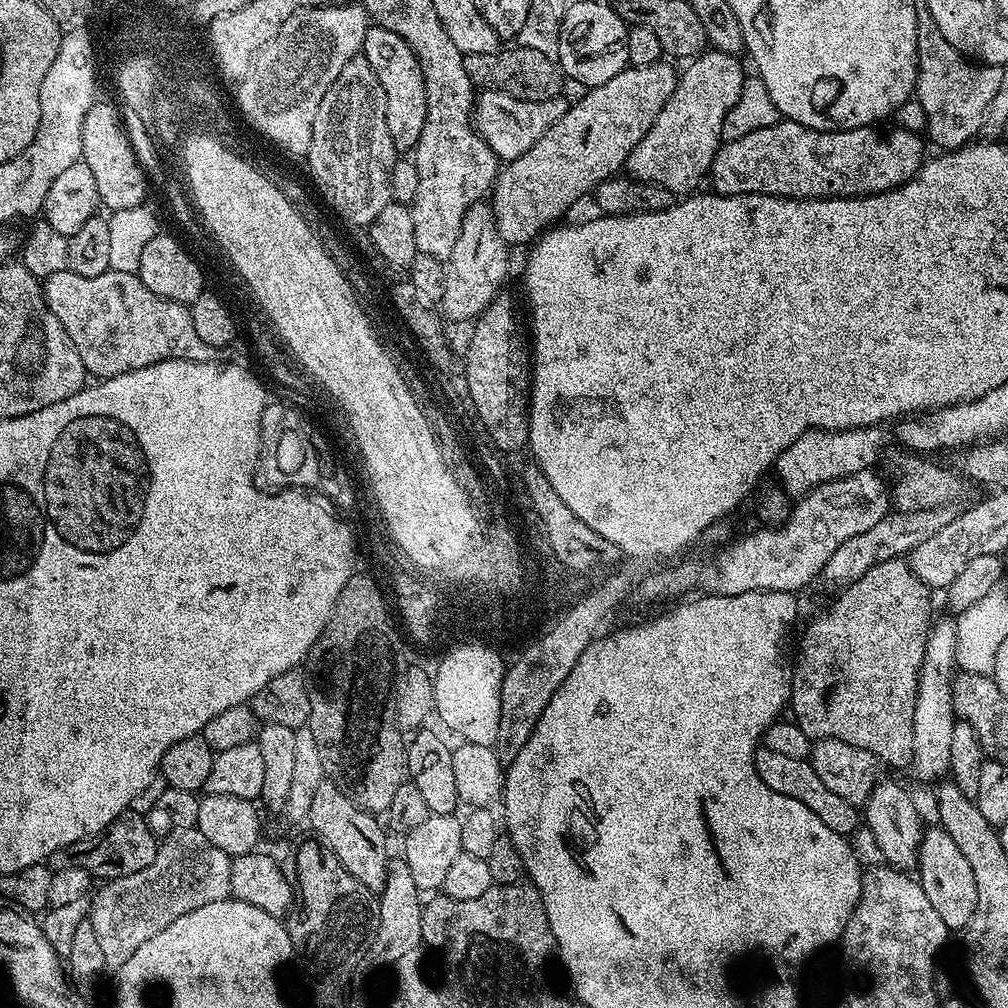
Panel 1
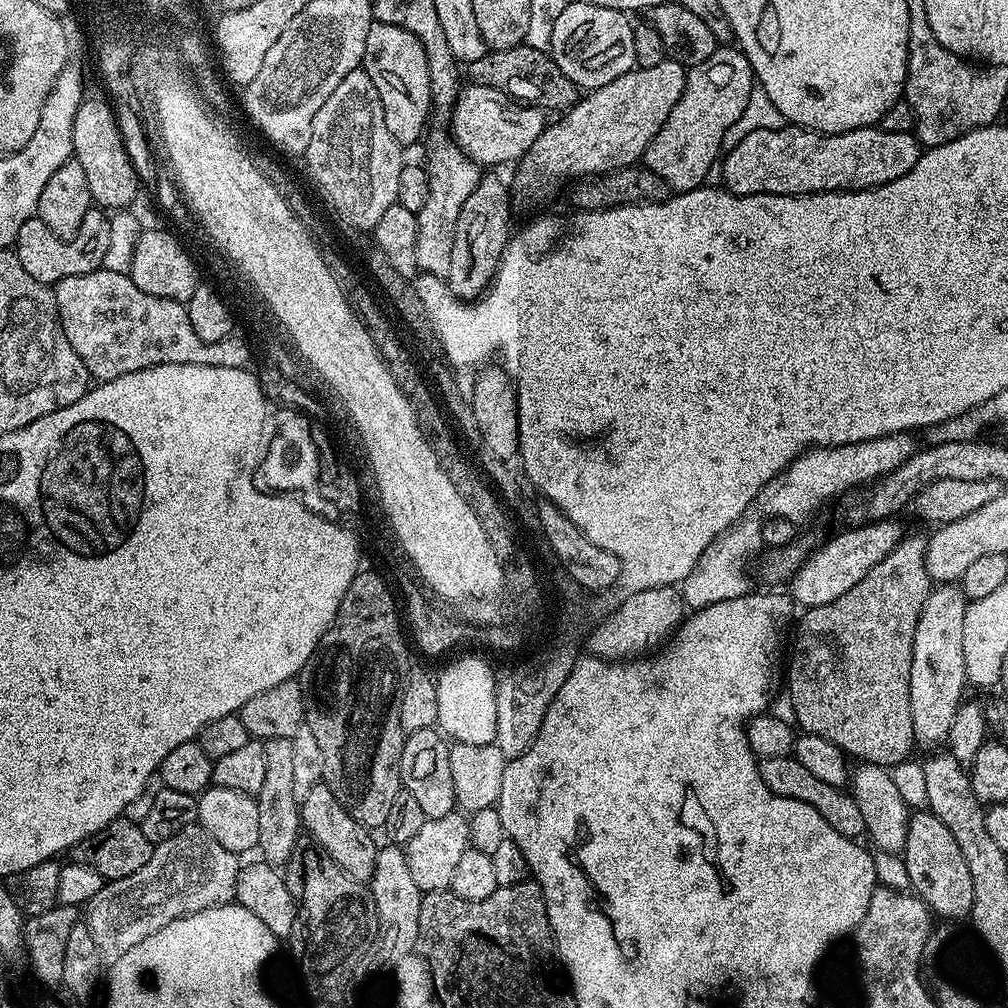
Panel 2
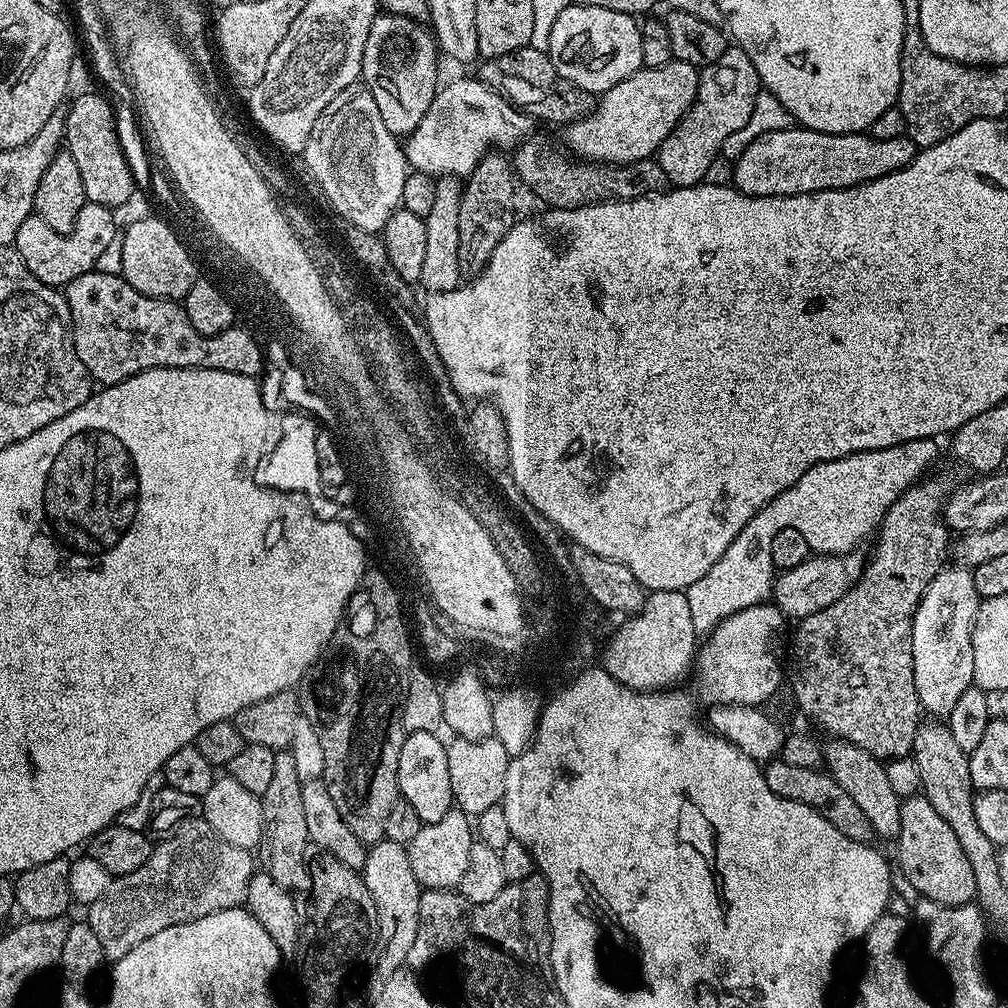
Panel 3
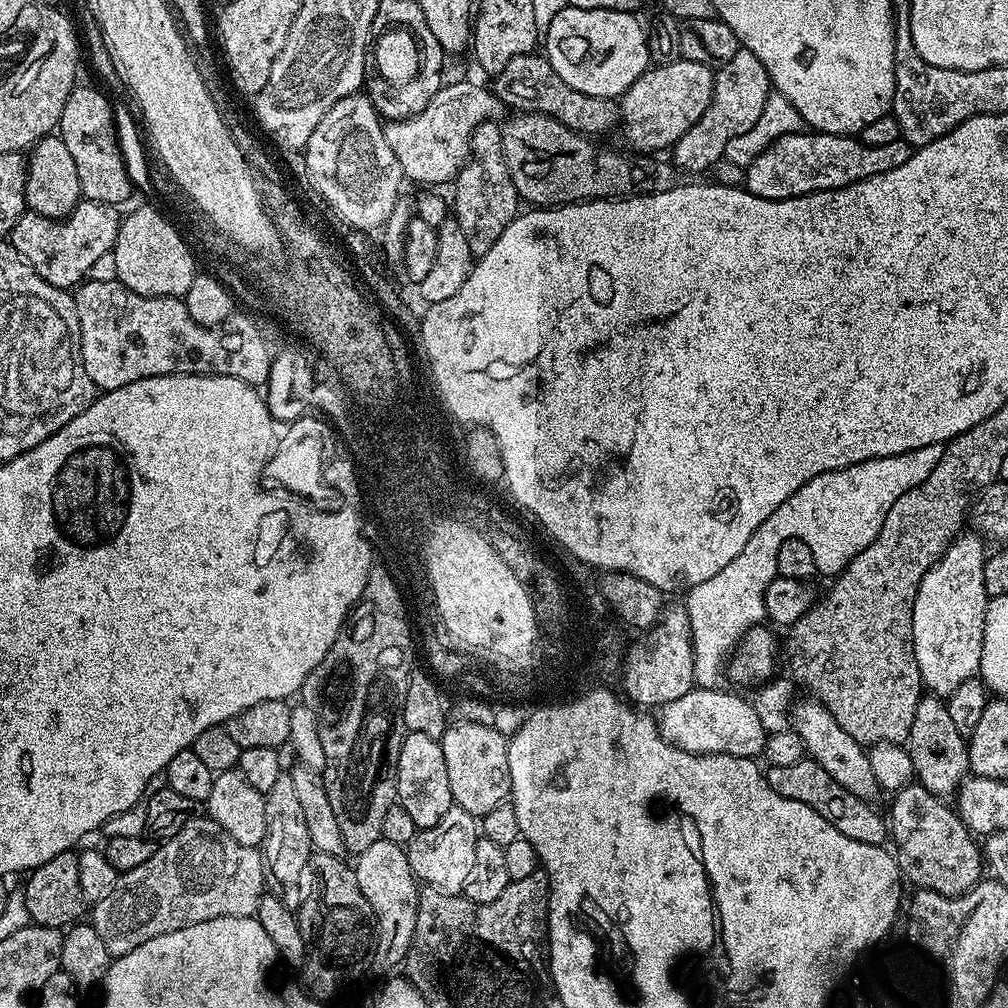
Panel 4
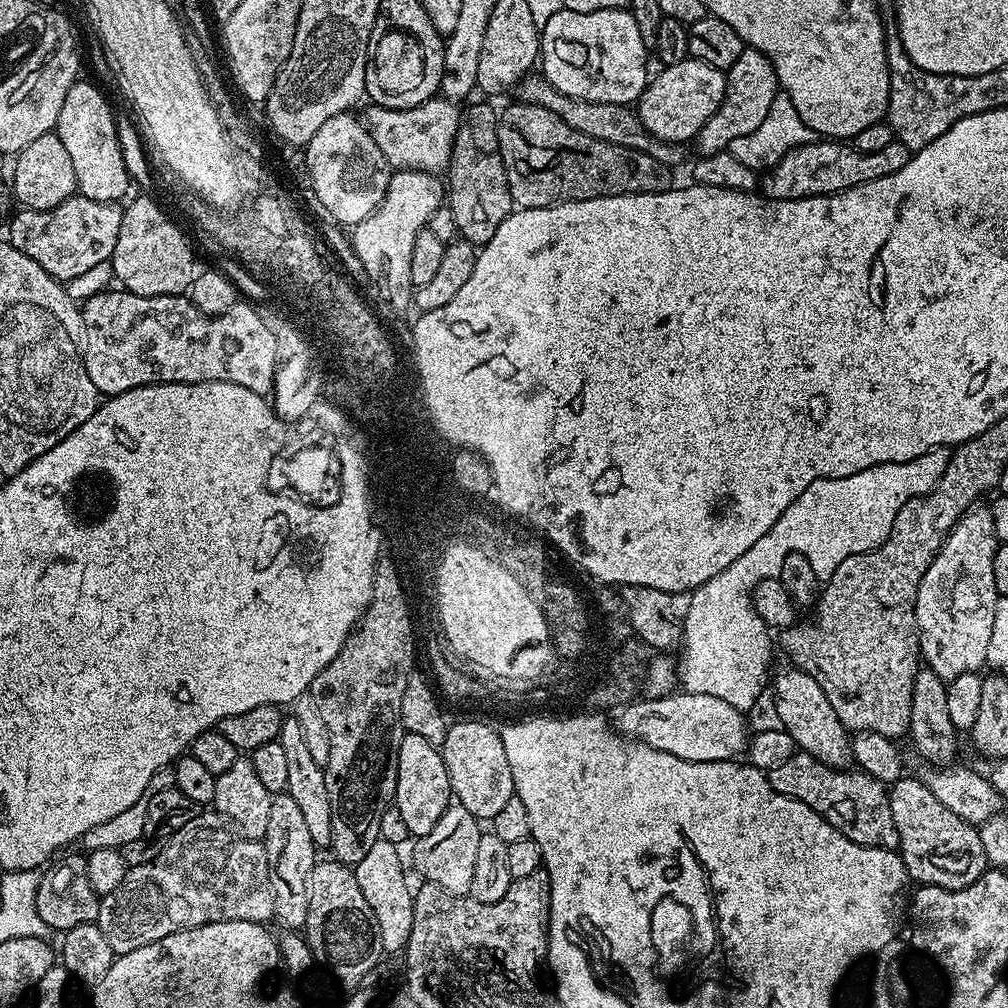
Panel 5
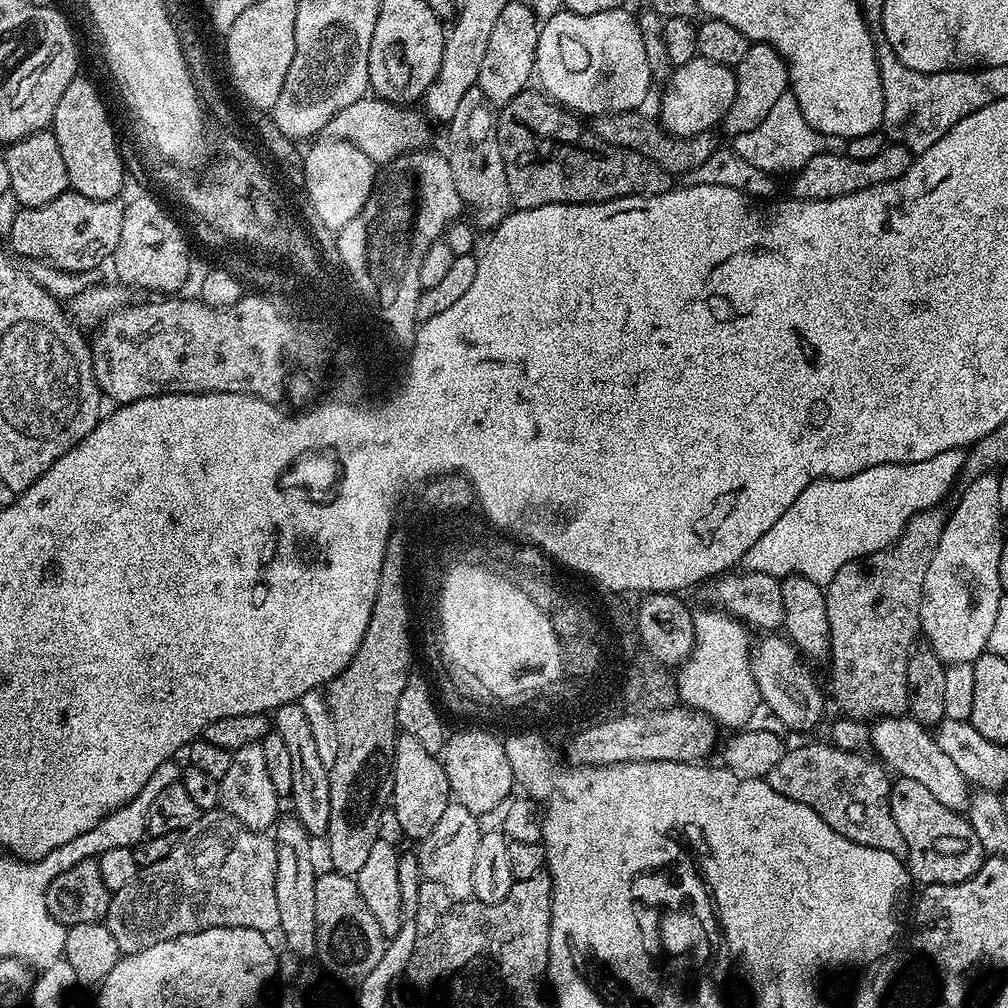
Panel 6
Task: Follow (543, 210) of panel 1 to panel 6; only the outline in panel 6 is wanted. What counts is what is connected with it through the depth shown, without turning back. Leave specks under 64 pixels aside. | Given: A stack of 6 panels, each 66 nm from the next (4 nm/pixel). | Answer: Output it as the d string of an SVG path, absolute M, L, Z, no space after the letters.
M699 54L690 62L673 68L672 78L668 81L660 96L660 116L658 123L670 136L697 136L703 132L712 132L721 123L734 102L736 74L733 69L718 66Z

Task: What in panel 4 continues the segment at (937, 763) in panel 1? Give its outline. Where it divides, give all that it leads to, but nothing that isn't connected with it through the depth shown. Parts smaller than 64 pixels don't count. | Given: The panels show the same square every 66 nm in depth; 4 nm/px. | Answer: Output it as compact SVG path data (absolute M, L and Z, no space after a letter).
M960 534L953 539L944 552L942 559L922 578L918 586L918 594L914 598L912 611L912 641L914 642L914 658L918 662L921 685L931 695L946 698L962 686L962 682L973 679L979 673L982 662L982 630L986 622L989 595L986 590L986 574L984 573L985 541L979 535L964 536Z

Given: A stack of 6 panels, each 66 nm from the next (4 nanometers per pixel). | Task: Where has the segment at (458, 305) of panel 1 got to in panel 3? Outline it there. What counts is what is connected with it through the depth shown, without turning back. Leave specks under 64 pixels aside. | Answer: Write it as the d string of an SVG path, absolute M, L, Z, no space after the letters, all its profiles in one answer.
M504 154L483 156L478 166L468 177L460 194L458 210L458 258L461 273L479 274L488 264L492 252L506 238L514 223L512 216L512 195L517 185L514 183L514 168Z

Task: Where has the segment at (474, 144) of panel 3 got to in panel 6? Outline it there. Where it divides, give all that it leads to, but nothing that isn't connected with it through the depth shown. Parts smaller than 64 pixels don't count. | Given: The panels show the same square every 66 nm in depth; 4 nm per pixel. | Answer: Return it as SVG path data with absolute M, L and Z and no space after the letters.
M365 98L358 102L350 102L346 110L339 112L329 122L326 131L334 140L348 140L354 146L358 146L358 150L362 150L362 154L366 154L366 158L370 158L373 164L387 166L405 152L427 145L424 143L428 140L429 121L427 119L419 121L414 116L404 118L403 112L405 111L401 107L389 101Z

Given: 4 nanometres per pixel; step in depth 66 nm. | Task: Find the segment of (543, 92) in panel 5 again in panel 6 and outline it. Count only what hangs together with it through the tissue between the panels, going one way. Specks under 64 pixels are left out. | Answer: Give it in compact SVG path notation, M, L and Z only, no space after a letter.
M643 111L611 112L605 116L597 116L591 121L591 131L600 137L602 142L610 142L610 146L629 148L642 158L650 158L650 162L658 162L662 170L671 172L673 177L684 178L688 172L704 162L718 149L715 135L712 132L703 132L697 136L670 136L655 119L643 116Z

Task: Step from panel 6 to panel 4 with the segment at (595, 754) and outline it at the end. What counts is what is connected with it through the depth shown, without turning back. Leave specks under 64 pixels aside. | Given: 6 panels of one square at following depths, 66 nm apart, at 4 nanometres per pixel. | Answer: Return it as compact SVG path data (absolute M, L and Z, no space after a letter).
M695 686L688 693L682 695L672 702L666 702L658 708L655 717L656 727L660 729L660 737L666 742L670 742L675 748L680 748L684 752L696 752L700 756L706 754L730 754L731 756L747 756L756 758L763 753L769 732L763 728L761 719L751 699L743 700L740 696L735 696L732 692L723 692L723 687L702 688Z

